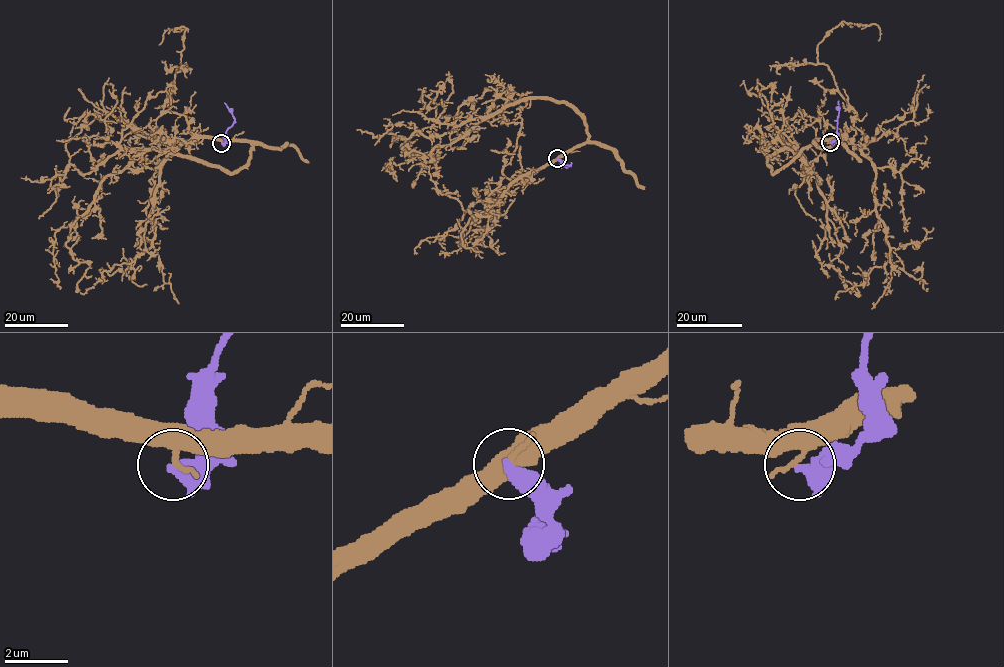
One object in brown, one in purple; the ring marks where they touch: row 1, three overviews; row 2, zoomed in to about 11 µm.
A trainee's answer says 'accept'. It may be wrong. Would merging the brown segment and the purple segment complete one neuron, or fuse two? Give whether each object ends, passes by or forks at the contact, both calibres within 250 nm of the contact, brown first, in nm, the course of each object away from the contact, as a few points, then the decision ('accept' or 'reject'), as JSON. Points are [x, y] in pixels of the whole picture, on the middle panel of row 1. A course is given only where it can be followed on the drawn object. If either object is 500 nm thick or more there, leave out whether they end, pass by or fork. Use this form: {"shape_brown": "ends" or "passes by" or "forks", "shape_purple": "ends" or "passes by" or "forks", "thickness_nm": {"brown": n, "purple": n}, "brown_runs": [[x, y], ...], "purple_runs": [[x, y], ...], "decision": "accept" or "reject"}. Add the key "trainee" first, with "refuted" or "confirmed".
{"trainee": "refuted", "thickness_nm": {"brown": 550, "purple": 500}, "brown_runs": [[558, 158], [588, 138], [585, 121], [566, 103], [527, 99], [428, 155], [406, 144], [425, 161], [413, 186]], "purple_runs": [[558, 158], [562, 165], [570, 165], [560, 166]], "decision": "reject"}

